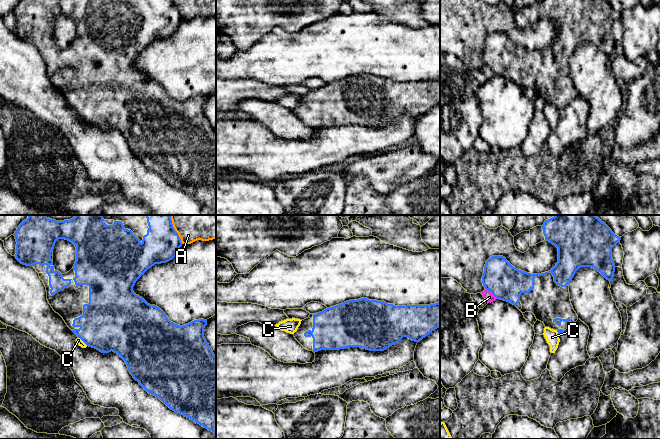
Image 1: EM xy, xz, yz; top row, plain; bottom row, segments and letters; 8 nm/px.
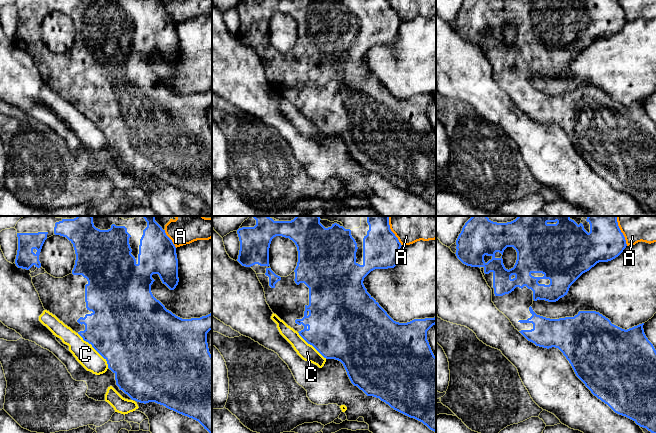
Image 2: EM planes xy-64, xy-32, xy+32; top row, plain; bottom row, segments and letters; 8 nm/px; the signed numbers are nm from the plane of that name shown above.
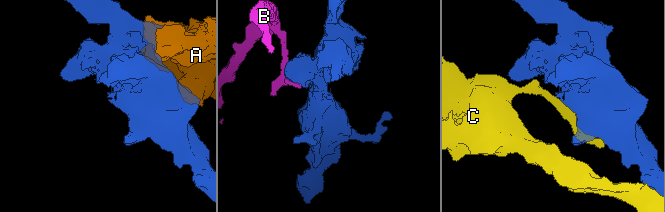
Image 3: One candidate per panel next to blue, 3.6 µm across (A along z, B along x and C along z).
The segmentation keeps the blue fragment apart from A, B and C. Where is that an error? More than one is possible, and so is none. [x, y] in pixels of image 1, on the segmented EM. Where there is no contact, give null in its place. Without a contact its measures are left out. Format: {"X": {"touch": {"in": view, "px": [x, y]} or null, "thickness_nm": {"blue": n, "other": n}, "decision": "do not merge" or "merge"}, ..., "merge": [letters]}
{"A": {"touch": {"in": "xy", "px": [174, 229]}, "thickness_nm": {"blue": 300, "other": 400}, "decision": "do not merge"}, "B": {"touch": {"in": "yz", "px": [491, 292]}, "thickness_nm": {"blue": 280, "other": 70}, "decision": "do not merge"}, "C": {"touch": {"in": "xy", "px": [83, 341]}, "thickness_nm": {"blue": 440, "other": 50}, "decision": "do not merge"}, "merge": []}

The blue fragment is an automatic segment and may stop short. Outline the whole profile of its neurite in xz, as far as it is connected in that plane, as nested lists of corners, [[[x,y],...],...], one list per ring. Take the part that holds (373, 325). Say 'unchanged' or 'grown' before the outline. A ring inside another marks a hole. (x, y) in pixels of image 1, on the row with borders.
grown; [[[361,298],[310,314],[293,335],[313,352],[348,347],[384,351],[403,337],[419,342],[439,327],[440,302],[395,306]]]

